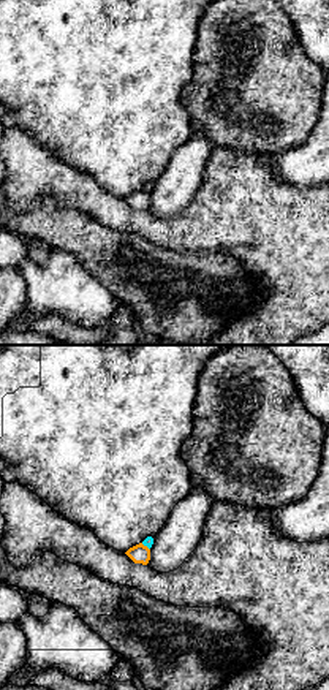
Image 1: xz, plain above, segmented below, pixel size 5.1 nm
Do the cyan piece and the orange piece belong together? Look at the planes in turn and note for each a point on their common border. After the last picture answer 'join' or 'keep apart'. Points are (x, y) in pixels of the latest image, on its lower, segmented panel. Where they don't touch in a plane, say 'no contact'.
meets cyan at (146, 545)

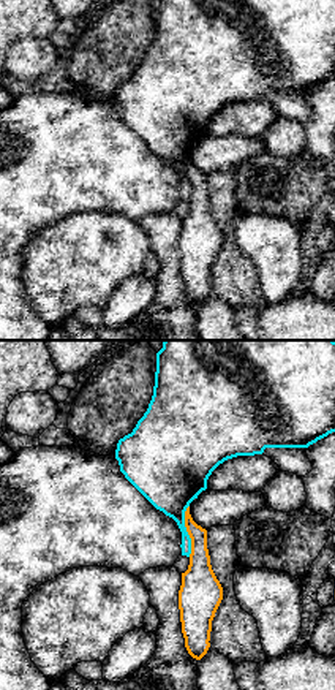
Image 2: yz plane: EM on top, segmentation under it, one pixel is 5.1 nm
meets cyan at (185, 530)

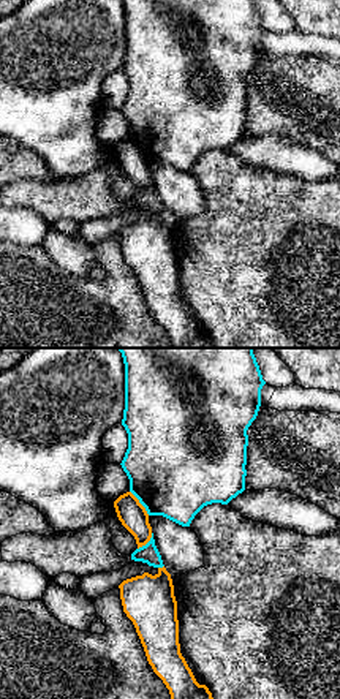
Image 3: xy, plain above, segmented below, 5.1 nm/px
meets cyan at (139, 502)

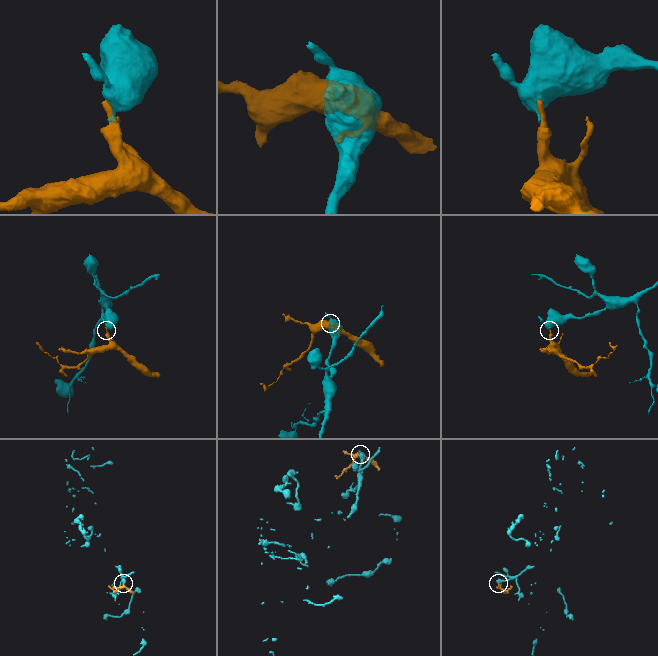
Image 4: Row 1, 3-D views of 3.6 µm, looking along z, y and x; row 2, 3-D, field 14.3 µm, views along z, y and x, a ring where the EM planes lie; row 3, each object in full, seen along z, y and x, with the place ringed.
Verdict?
keep apart

